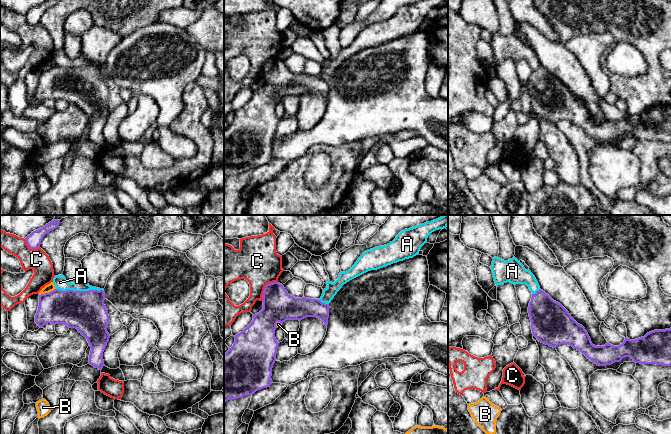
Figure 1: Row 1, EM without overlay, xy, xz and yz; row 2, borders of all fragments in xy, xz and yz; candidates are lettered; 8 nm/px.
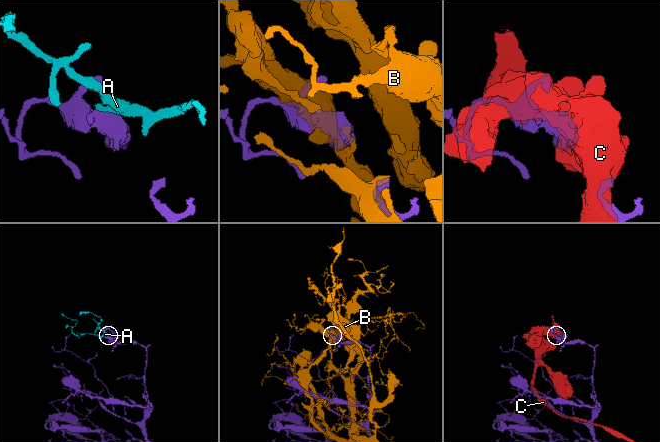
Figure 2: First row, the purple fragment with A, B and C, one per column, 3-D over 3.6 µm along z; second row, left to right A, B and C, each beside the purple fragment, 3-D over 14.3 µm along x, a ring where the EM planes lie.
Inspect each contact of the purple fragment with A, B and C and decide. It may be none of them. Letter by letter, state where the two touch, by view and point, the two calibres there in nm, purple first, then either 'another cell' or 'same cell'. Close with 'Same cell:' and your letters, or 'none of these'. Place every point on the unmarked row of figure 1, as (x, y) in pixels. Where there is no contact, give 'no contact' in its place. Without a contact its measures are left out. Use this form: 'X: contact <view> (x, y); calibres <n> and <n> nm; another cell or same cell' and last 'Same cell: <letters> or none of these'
A: contact xy (80, 67); calibres 320 and 110 nm; another cell
B: contact xy (47, 69); calibres 280 and 70 nm; another cell
C: contact xz (265, 63); calibres 260 and 340 nm; another cell
Same cell: none of these

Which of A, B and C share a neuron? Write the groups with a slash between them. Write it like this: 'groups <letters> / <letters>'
groups A / B / C

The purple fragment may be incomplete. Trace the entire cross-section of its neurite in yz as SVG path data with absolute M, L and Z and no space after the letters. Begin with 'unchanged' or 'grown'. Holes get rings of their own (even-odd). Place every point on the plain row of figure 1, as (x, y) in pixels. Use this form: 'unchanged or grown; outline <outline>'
unchanged; outline M541 65L532 70L528 89L533 112L539 118L553 124L561 120L568 120L599 142L620 138L625 133L631 133L633 138L640 140L671 142L671 104L654 106L647 109L644 113L635 116L625 114L624 118L619 122L613 122L609 119L604 122L595 122L592 120L585 104L578 100L560 79L554 77Z

